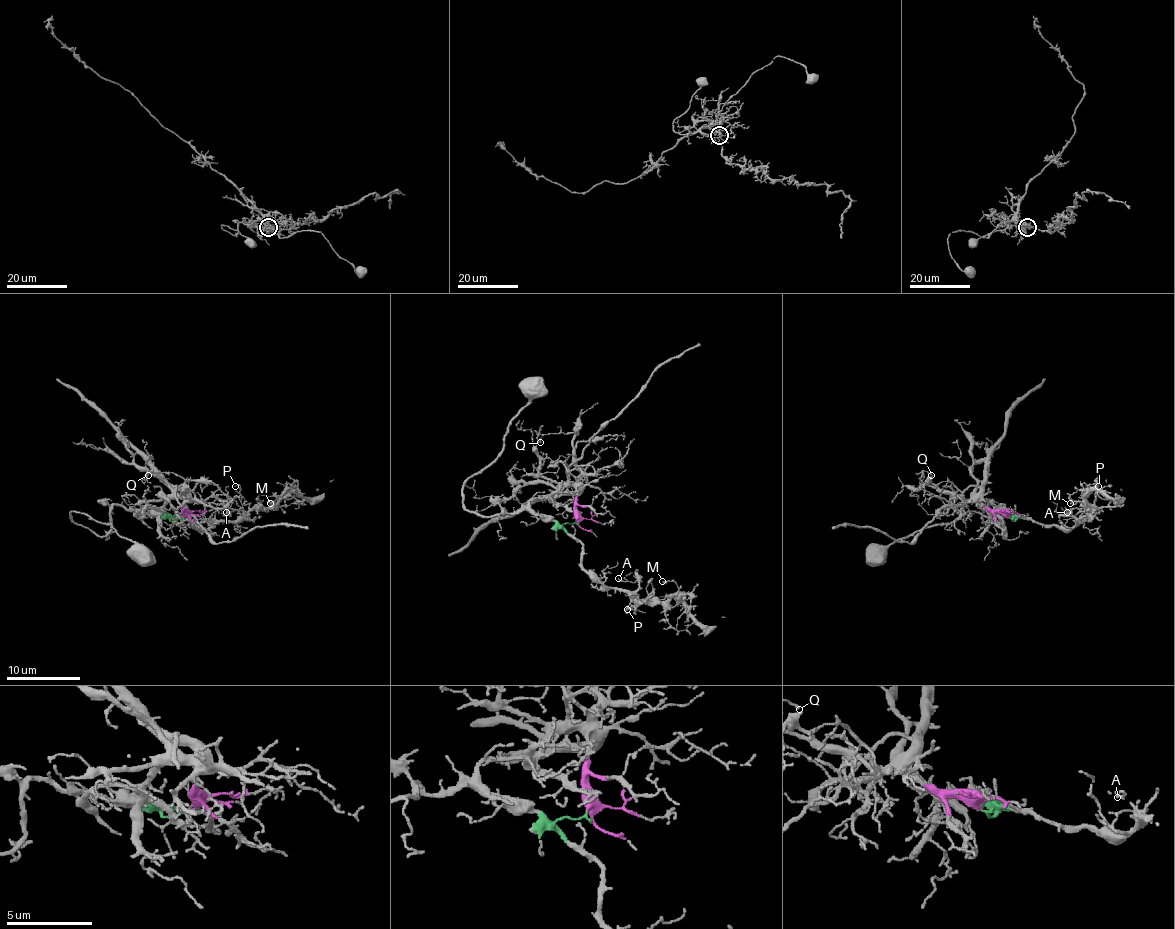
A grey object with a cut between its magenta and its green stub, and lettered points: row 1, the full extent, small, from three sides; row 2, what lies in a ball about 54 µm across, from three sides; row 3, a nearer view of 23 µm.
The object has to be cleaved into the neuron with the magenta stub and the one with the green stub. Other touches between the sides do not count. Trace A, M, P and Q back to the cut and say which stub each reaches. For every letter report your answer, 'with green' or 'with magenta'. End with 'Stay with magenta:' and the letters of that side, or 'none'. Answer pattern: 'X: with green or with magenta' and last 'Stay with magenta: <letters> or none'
A: with green
M: with green
P: with green
Q: with magenta
Stay with magenta: Q

